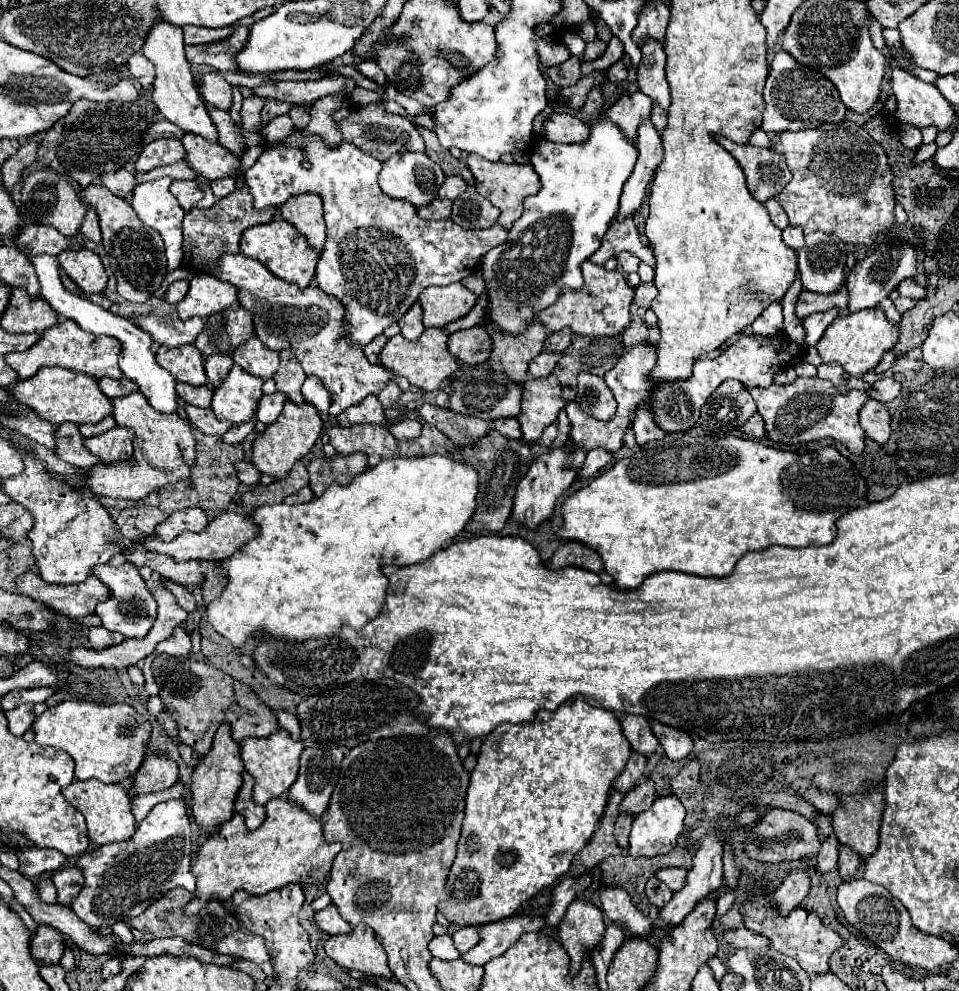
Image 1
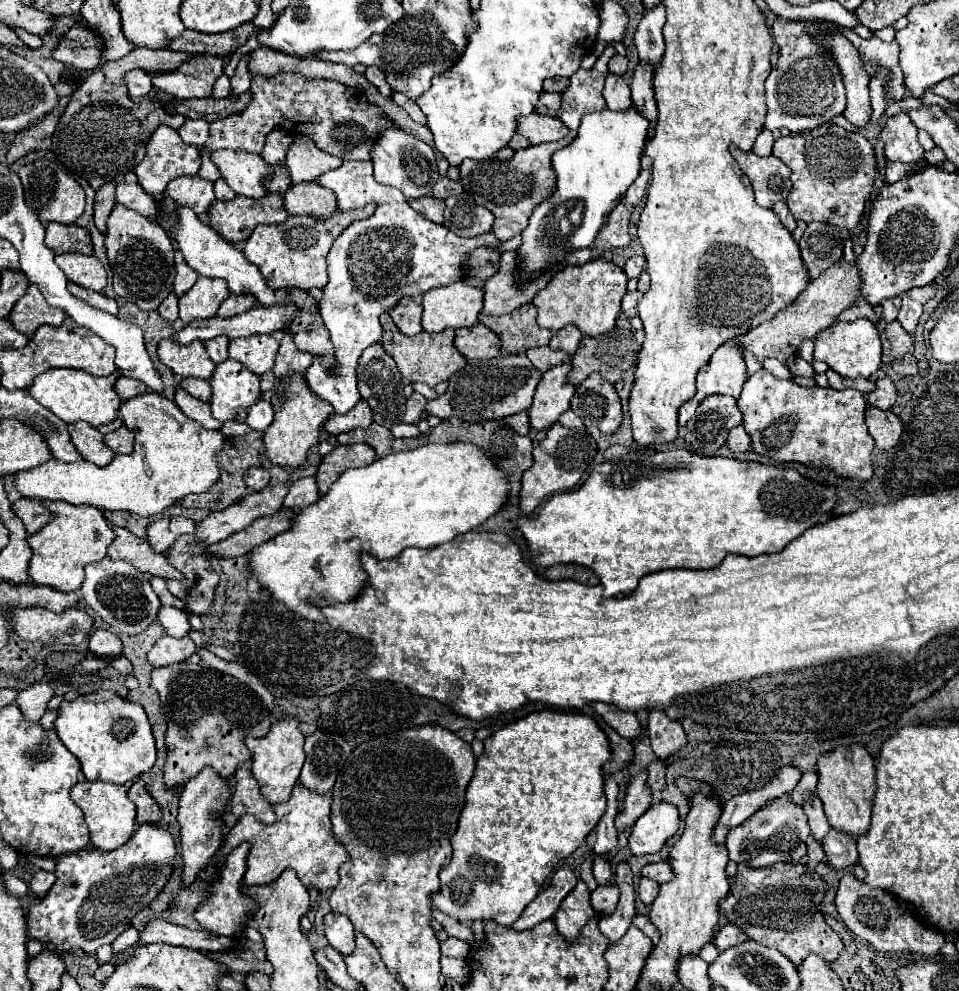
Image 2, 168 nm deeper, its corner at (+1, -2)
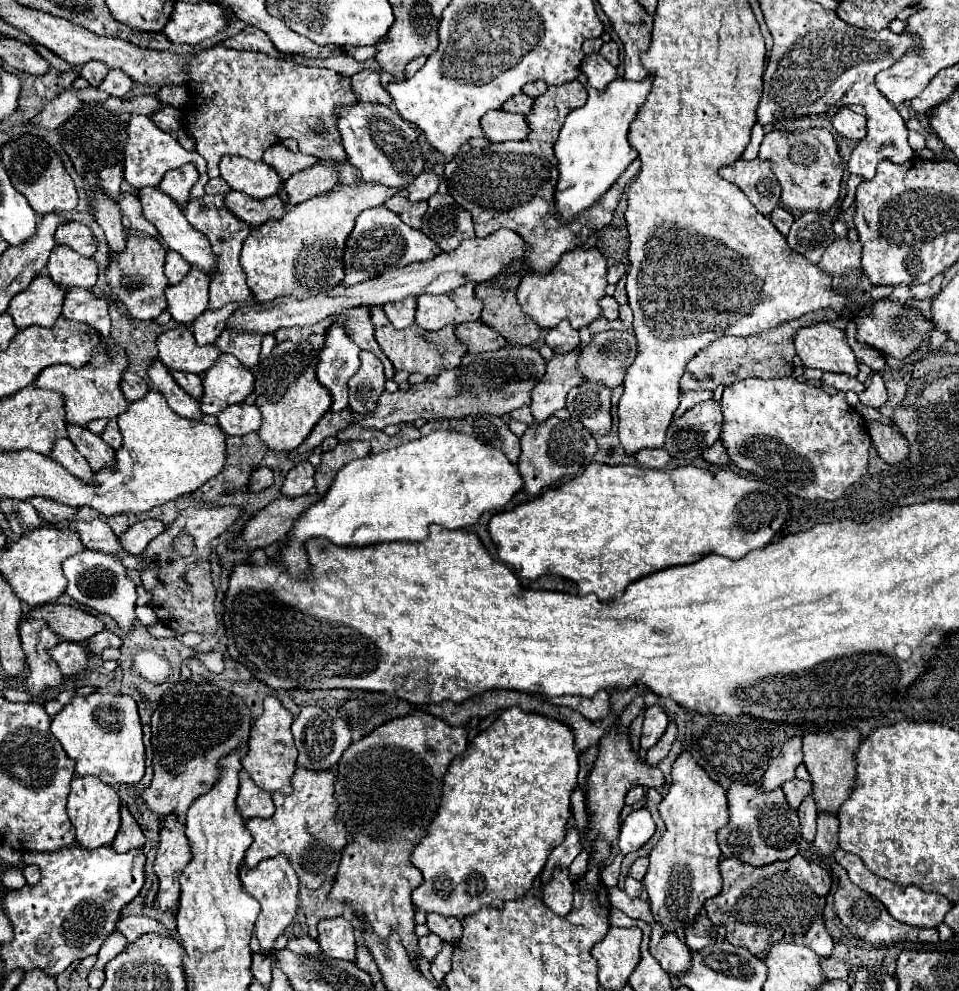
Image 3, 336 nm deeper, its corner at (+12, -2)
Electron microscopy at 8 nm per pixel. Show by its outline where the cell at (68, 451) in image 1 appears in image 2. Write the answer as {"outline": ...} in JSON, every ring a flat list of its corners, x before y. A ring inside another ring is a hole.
{"outline":[[86,421,72,423,72,425,68,425,68,431,72,435,72,443,84,455,86,461,92,461,98,467,104,467,114,459,114,451,110,451,110,447,106,447,104,435,98,429,94,429,90,423,86,423]]}

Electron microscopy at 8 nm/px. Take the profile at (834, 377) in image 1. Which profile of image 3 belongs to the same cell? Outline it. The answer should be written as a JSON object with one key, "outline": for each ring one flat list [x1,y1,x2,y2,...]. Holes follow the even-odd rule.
{"outline":[[823,373,823,379,821,379,825,385,831,385,839,391,855,391,855,393,861,393,865,385,861,385,861,381,857,381,855,377,849,377,849,375,837,375,837,373]]}

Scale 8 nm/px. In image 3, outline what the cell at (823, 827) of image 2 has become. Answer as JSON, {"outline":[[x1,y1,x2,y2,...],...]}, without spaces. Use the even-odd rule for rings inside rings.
{"outline":[[791,779,787,783,783,783,783,793,787,797,787,803,793,811,799,811,801,801,811,793,811,783,809,781,799,781,799,779]]}

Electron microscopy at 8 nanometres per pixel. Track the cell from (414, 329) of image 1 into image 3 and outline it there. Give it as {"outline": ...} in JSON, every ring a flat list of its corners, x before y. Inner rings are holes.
{"outline":[[405,299,405,301,397,301,397,303,387,303,383,305,383,311,387,315,387,319,391,321,391,325,395,329,405,329,411,327,415,321,415,299]]}

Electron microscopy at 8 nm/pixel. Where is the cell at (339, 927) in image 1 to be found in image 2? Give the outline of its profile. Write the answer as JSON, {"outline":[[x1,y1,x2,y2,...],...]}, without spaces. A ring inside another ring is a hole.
{"outline":[[328,913,324,917,324,929,326,929,326,939,328,943,340,951,342,955,350,955,356,947,354,943,354,925,346,915,338,913]]}

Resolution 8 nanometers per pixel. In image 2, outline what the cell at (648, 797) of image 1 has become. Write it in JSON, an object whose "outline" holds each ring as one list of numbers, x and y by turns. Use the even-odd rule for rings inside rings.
{"outline":[[656,759,656,761,652,761,648,765,648,785,654,791,654,795,658,795,664,789,664,785,666,785,664,773,666,773,666,761]]}

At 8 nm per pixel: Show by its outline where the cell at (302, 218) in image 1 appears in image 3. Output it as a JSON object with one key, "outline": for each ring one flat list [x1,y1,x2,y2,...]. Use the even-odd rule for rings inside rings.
{"outline":[[321,161,319,165,313,165,309,169,303,169,295,175,291,175,283,183,283,189,289,197,289,205,297,205,297,203,303,203,311,197,331,191,333,185,337,183,335,171,331,171,331,167,335,167,335,165]]}

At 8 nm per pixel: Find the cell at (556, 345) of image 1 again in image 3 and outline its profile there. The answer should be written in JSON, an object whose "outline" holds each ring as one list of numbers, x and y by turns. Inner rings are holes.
{"outline":[[561,321,557,327,547,331,545,345,551,347,555,353,567,353,567,351,573,351,575,347,579,347,581,341,579,341,577,331,567,321]]}

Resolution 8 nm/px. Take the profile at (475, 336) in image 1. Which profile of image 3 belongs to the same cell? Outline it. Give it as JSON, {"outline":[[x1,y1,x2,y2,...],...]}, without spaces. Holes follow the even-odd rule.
{"outline":[[483,321,461,323,455,331,457,339,467,345,467,353,487,353,505,347,505,339,487,327]]}

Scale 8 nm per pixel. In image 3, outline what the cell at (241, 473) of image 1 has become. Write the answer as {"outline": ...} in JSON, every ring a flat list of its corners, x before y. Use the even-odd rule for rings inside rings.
{"outline":[[259,467,251,473,251,479,249,479,249,489,251,491,263,491,267,489,269,485,273,483,273,471,267,469,267,467]]}

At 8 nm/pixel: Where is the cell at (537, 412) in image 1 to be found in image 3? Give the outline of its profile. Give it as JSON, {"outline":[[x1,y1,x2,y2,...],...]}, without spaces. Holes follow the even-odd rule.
{"outline":[[579,349,563,355,553,355,553,359,547,363,545,375,533,387,531,415,537,423,543,423,557,409,563,409,569,389,583,381,583,377,577,373,577,353]]}

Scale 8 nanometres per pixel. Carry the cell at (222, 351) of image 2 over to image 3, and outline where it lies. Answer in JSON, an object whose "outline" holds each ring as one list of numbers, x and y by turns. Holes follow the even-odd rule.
{"outline":[[221,307,219,311,207,309,203,315,199,315,199,319,195,319,193,335,195,335,195,341,199,347,215,343,215,339,225,329,223,323,227,321,227,315,231,315,231,311,235,311,235,307]]}

